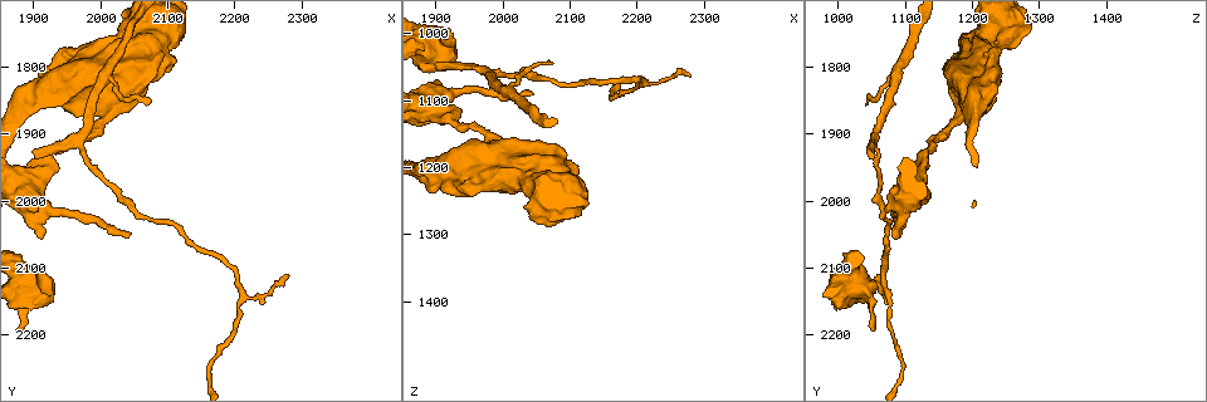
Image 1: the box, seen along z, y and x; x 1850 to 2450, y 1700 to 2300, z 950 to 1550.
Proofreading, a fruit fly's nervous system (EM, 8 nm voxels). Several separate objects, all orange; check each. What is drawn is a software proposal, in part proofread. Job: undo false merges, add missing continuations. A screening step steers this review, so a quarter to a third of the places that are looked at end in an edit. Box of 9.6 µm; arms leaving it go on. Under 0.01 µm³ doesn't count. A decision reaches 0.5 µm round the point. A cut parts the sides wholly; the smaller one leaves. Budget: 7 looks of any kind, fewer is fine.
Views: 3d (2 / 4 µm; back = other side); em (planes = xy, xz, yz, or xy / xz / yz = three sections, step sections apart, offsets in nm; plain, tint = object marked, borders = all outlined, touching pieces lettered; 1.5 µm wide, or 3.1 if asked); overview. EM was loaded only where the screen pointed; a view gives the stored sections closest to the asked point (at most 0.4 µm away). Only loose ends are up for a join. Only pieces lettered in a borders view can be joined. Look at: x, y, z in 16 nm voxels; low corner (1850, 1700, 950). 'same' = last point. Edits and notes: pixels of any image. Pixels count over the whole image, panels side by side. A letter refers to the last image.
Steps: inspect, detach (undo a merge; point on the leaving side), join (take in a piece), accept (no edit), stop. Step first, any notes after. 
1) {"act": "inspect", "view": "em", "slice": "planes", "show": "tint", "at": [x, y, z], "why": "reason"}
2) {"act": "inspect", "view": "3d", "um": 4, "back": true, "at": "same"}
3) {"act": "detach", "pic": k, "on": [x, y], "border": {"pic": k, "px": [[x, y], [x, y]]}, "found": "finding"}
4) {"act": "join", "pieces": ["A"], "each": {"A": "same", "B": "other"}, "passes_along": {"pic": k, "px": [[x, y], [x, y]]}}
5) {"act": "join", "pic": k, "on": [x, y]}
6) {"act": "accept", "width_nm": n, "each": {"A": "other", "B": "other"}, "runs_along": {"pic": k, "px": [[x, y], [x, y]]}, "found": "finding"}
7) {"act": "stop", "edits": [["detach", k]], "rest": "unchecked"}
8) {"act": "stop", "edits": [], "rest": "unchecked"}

{"act": "inspect", "view": "3d", "um": 4, "at": [1895, 1920, 1045], "why": "branch stops here"}

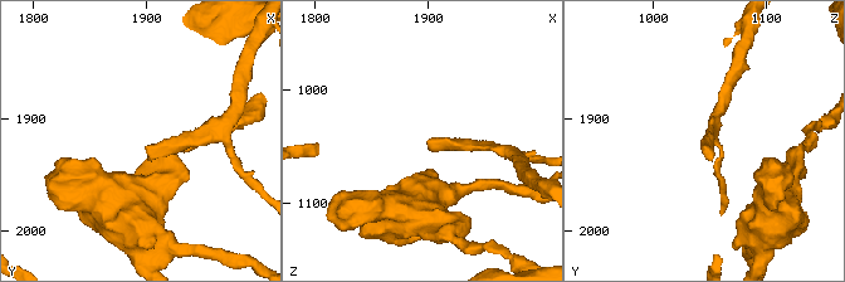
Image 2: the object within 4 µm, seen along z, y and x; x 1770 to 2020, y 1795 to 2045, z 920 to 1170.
{"act": "inspect", "view": "em", "slice": "planes", "show": "borders", "at": [1900, 1922, 1044], "why": "shape alone is not enough"}

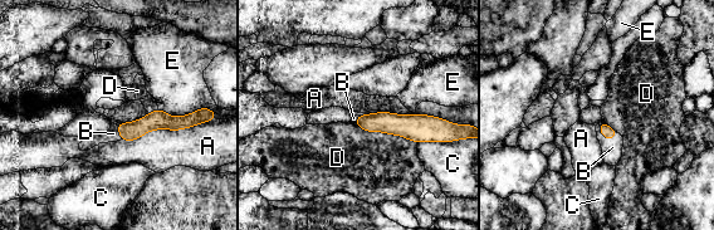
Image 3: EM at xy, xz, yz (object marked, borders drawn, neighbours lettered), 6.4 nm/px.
{"act": "join", "pieces": ["B"], "each": {"A": "other", "B": "same", "C": "other", "D": "other", "E": "other"}, "found": "the neuron continues"}

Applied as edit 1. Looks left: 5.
{"act": "inspect", "view": "overview", "why": "see it whole again"}

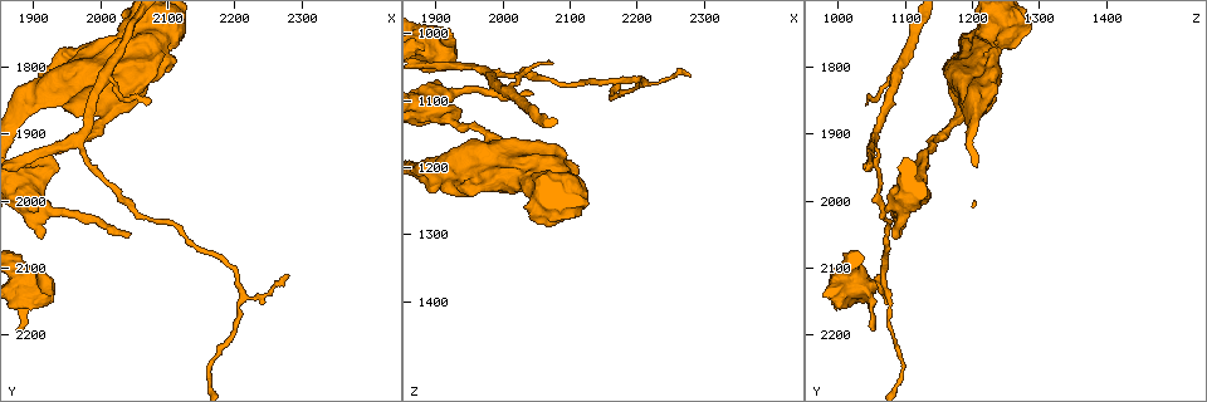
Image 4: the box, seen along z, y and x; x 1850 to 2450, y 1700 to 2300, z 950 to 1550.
{"act": "inspect", "view": "3d", "um": 2, "at": [1910, 2055, 1080], "why": "free end"}

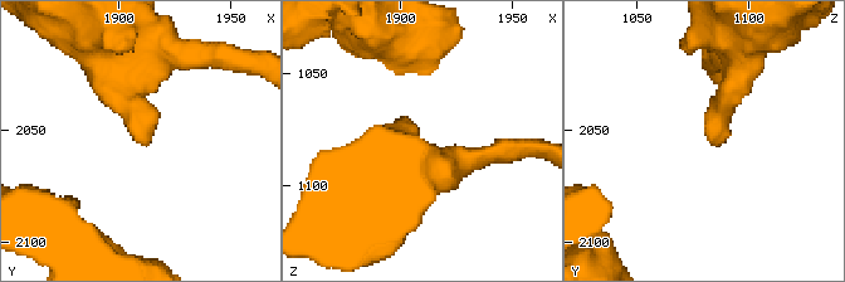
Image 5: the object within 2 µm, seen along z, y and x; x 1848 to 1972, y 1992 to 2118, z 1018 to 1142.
{"act": "inspect", "view": "em", "slice": "planes", "show": "tint", "at": [1911, 2052, 1080]}

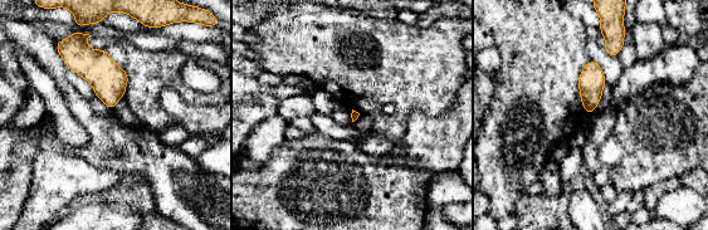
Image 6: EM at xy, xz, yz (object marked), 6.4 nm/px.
{"act": "inspect", "view": "em", "slice": "planes", "show": "borders", "at": "same", "why": "see the neighbours"}

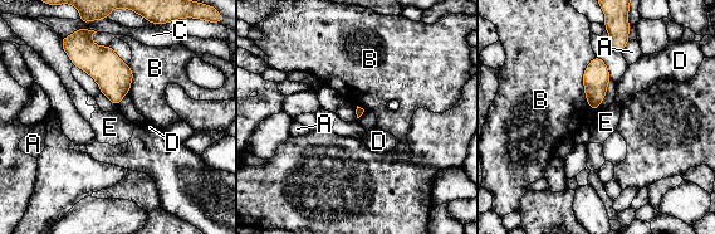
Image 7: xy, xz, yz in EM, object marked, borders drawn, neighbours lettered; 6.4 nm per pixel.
{"act": "accept", "each": {"A": "other", "B": "other", "C": "other", "D": "other", "E": "other"}, "border": {"pic": 7, "px": [[594, 55], [583, 73], [589, 108]]}, "found": "none of them fits"}

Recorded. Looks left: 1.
{"act": "stop", "edits": [["join", 3]], "rest": "unchecked"}

